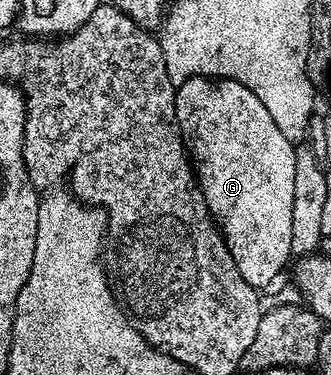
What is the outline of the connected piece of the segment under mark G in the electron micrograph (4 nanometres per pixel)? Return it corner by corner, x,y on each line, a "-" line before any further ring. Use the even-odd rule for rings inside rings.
194,75
187,79
186,82
179,84
176,89
176,119
180,122
180,133
184,136
184,142
190,152
190,158
194,164
194,170
198,180
198,186
204,200
208,205
208,213
216,221
220,234
224,236
229,253
234,257
234,261
238,265
238,273
242,273
242,277
246,277
246,281
250,286
257,289
271,288
276,278
284,271
288,259
293,258
291,251
291,222
293,220
294,206
294,169
295,155
297,148
288,140
288,131
280,127
274,117
270,117
266,105
262,105
262,101
258,97
254,97
254,93
250,89
246,89
244,83
239,83
227,77
209,77
206,75

